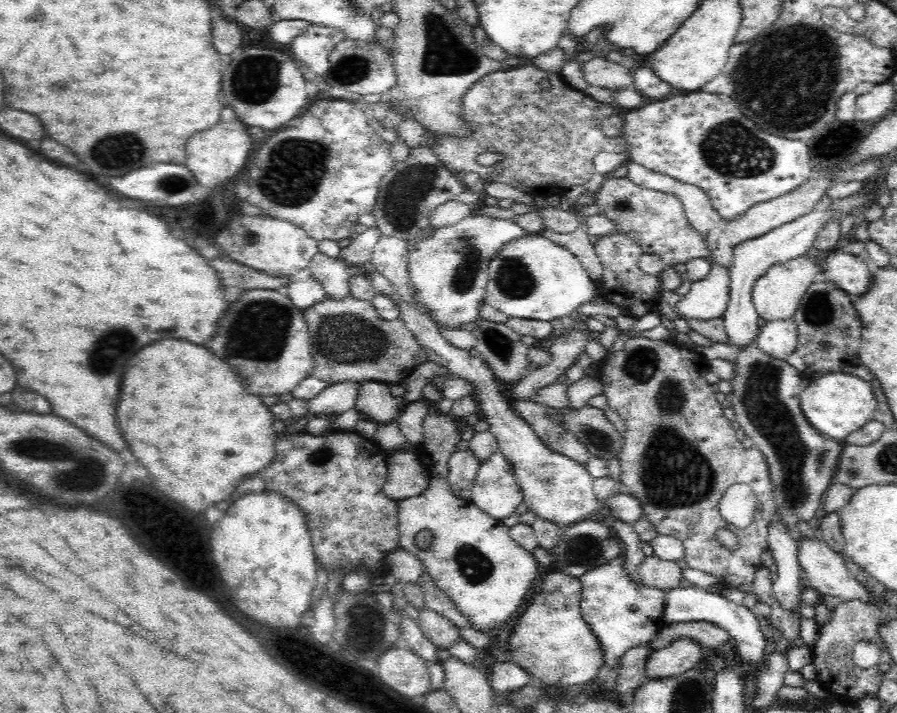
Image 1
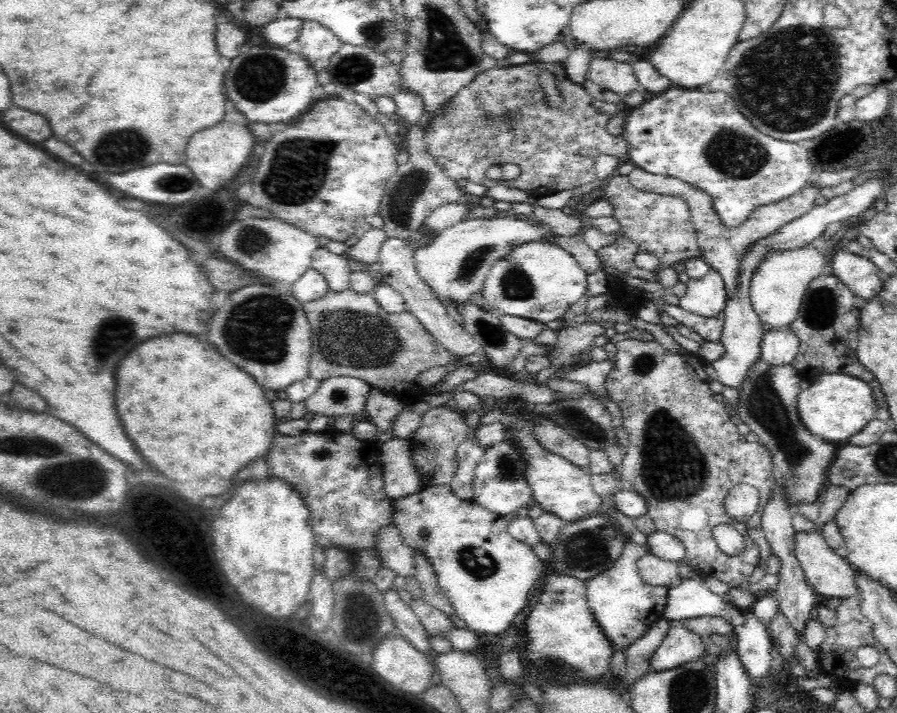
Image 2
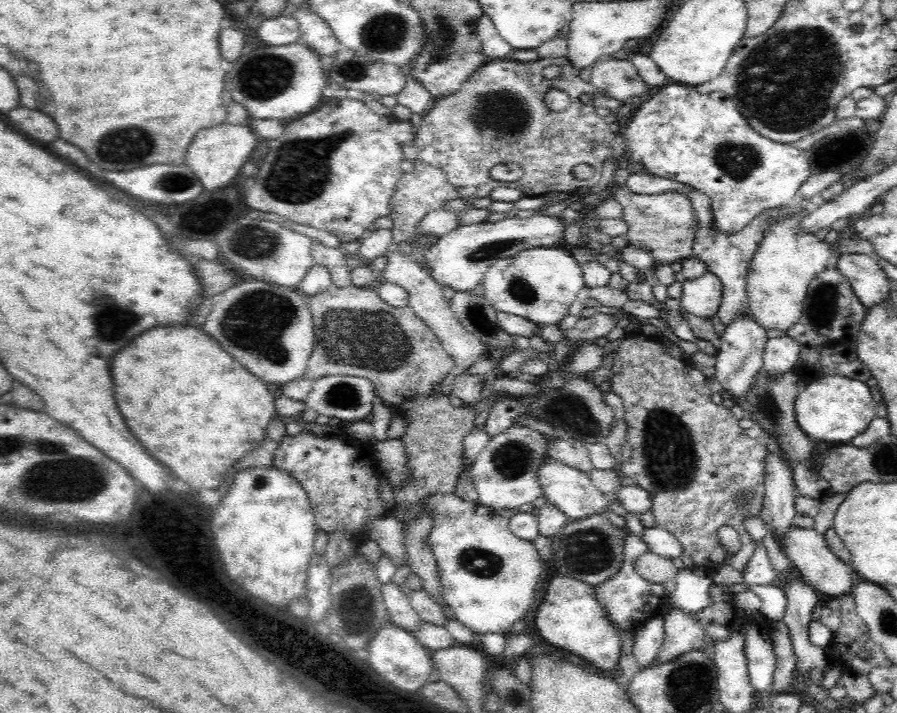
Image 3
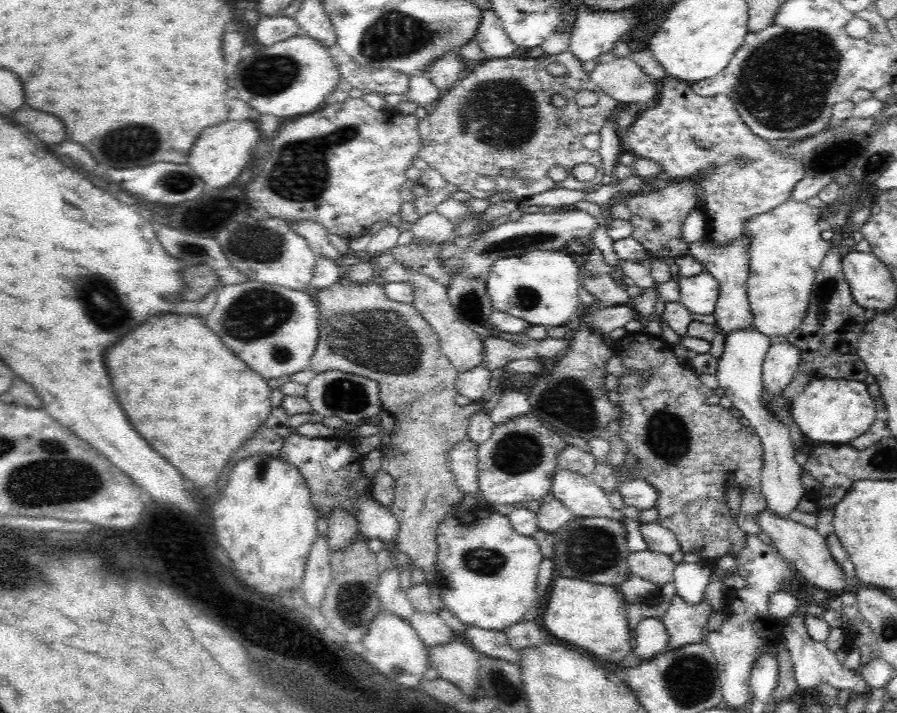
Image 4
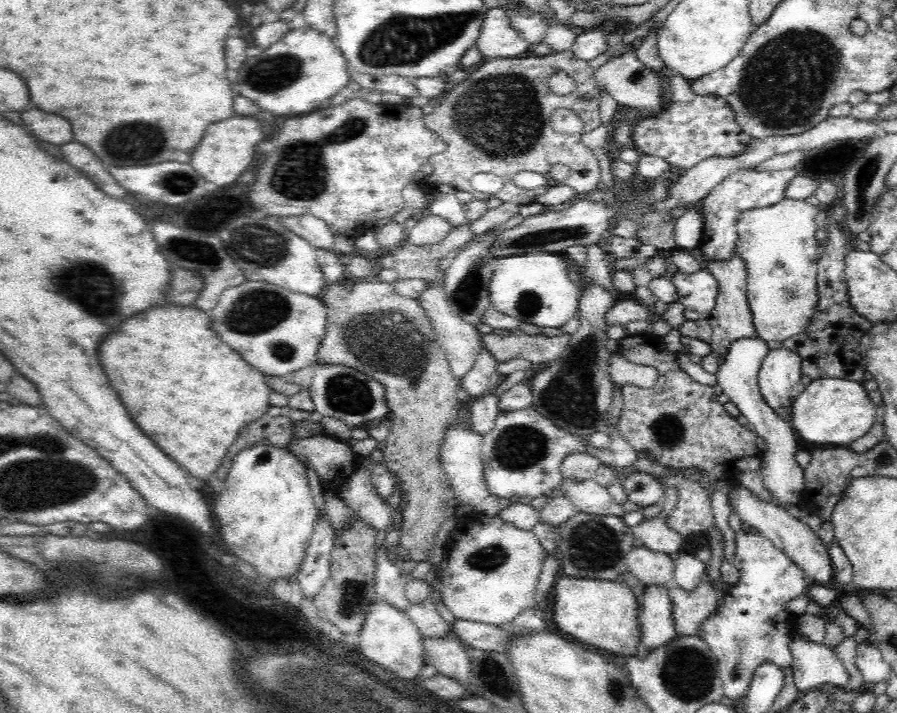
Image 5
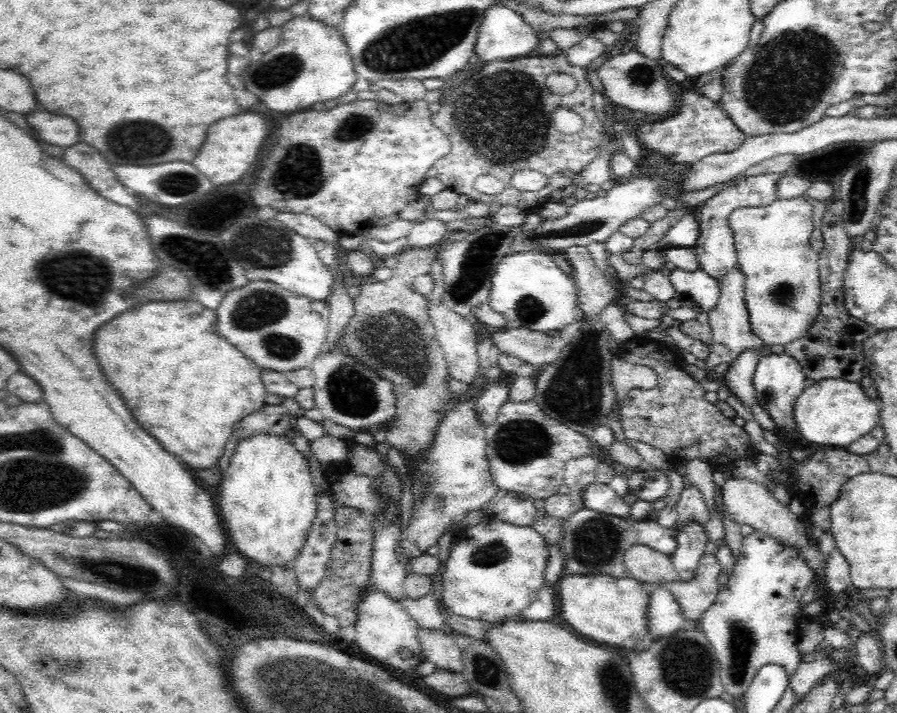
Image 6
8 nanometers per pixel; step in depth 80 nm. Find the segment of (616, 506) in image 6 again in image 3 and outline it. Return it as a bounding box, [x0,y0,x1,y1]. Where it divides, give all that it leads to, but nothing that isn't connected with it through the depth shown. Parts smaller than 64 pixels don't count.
[538,457,627,530]

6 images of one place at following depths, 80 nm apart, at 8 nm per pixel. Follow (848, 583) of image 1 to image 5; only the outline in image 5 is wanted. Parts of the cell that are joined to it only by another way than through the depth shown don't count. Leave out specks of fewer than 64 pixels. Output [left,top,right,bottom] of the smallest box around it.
[729,483,834,584]

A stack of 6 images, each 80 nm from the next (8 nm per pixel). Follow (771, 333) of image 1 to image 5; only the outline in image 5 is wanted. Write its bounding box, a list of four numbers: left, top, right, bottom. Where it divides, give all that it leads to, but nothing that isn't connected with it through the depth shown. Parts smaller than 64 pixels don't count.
[759,348,802,426]

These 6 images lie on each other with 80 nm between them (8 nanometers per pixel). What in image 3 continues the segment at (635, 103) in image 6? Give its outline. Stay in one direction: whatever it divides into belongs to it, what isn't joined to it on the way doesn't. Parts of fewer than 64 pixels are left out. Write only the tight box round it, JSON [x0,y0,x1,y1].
[590,60,650,104]

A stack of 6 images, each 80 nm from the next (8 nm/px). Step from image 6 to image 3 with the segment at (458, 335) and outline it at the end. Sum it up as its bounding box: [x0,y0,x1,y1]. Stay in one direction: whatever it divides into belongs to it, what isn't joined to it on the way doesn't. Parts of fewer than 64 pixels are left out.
[382,242,487,395]

